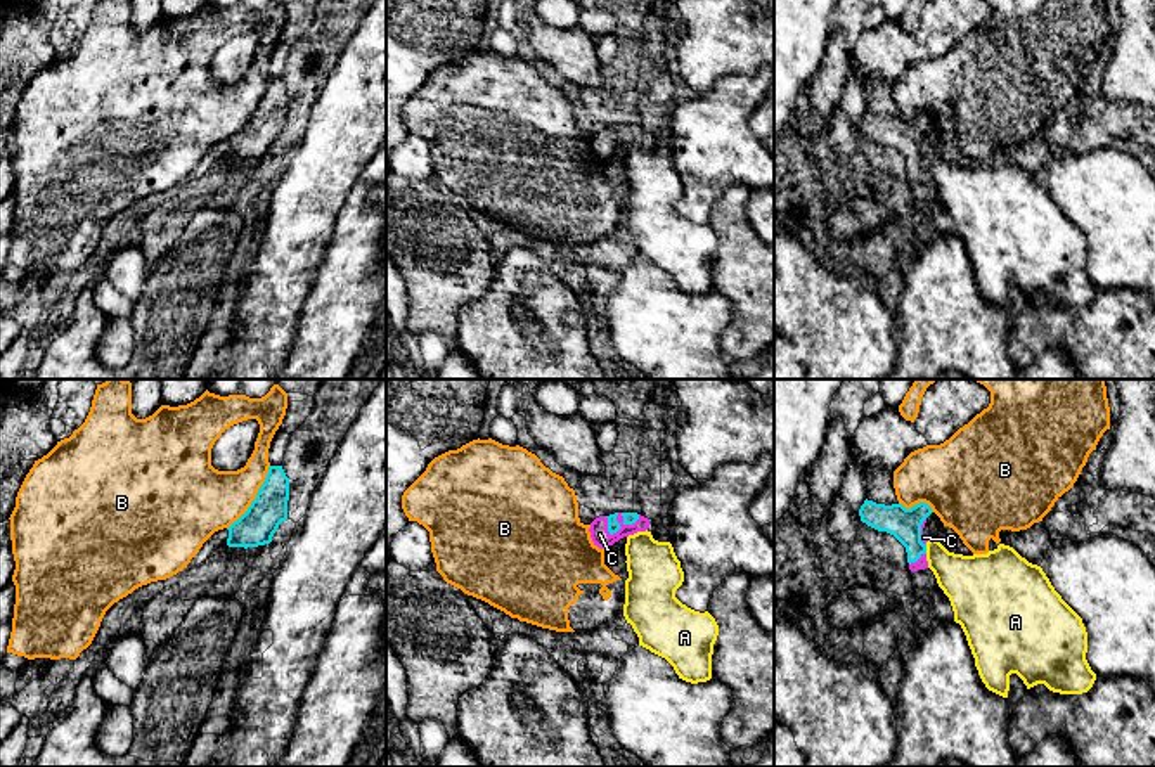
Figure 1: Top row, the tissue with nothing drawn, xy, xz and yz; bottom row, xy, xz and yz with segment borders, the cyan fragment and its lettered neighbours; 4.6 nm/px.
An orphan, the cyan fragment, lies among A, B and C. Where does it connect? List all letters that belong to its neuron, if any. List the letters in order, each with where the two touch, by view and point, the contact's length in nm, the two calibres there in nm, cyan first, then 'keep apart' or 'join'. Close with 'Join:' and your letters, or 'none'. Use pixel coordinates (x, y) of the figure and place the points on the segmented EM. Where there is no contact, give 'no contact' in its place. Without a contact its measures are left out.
A: yz (925, 549) | 50 nm | 150/240 nm | keep apart
B: xy (257, 497) | 360 nm | 170/300 nm | keep apart
C: xz (624, 523) | 180 nm | 60/90 nm | join
Join: C

